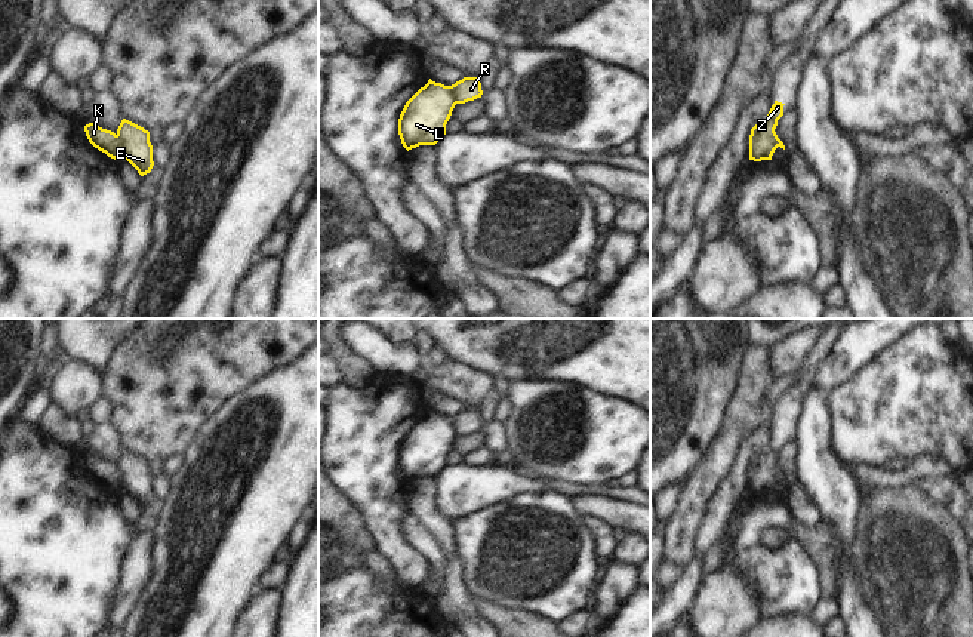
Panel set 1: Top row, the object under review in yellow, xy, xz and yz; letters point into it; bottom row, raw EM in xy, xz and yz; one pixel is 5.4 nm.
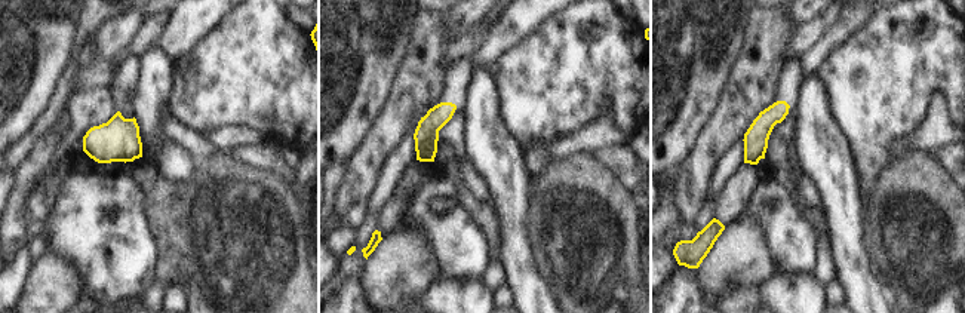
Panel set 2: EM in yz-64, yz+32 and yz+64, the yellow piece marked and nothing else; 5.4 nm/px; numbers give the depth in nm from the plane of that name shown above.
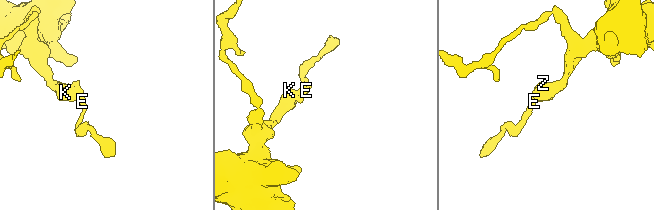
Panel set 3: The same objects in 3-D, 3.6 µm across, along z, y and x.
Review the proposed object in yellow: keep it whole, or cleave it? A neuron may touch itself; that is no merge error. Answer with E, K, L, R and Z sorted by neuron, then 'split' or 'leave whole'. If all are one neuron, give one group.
E R Z / K L | split

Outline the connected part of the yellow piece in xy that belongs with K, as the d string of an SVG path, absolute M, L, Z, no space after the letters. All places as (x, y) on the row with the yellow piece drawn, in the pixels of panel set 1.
M95 123L86 124L84 132L86 132L89 142L95 148L105 153L108 157L111 157L114 160L123 160L120 142L114 132L102 129L102 127L96 126Z

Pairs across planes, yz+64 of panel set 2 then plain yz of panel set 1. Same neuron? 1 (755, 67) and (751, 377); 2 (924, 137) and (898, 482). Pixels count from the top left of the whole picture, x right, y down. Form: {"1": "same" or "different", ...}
{"1": "same", "2": "same"}

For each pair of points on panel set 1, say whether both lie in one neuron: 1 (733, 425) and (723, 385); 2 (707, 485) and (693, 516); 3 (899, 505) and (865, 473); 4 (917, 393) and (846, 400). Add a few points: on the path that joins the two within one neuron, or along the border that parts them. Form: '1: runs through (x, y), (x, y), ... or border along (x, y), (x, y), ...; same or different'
1: border along (741, 372), (716, 437); different
2: runs through (699, 492), (693, 499), (693, 508); same
3: border along (914, 483), (899, 488), (877, 488), (874, 491); different
4: runs through (899, 400), (864, 400); same

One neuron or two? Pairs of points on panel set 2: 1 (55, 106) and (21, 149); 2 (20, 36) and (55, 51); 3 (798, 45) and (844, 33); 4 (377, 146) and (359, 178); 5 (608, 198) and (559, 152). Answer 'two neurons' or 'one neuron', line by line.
1: one neuron
2: one neuron
3: two neurons
4: one neuron
5: two neurons

